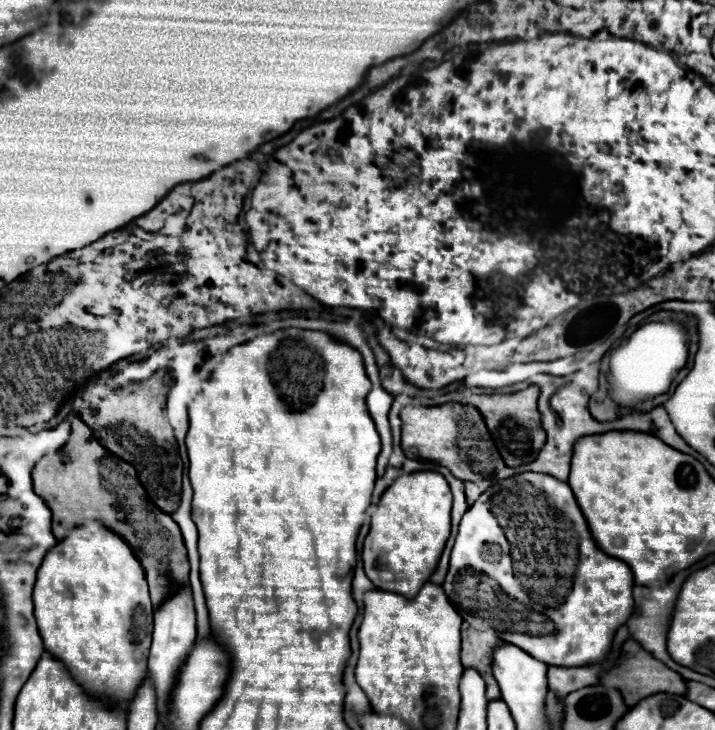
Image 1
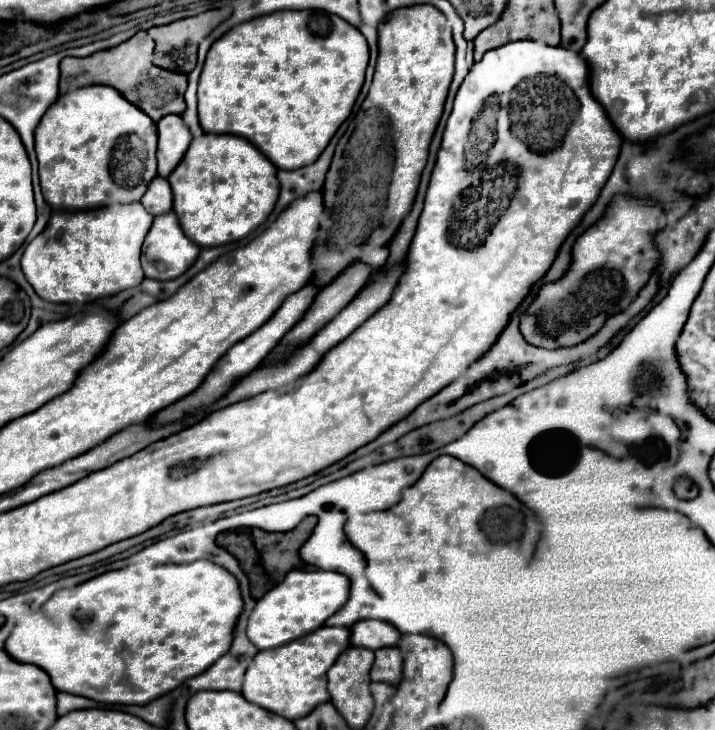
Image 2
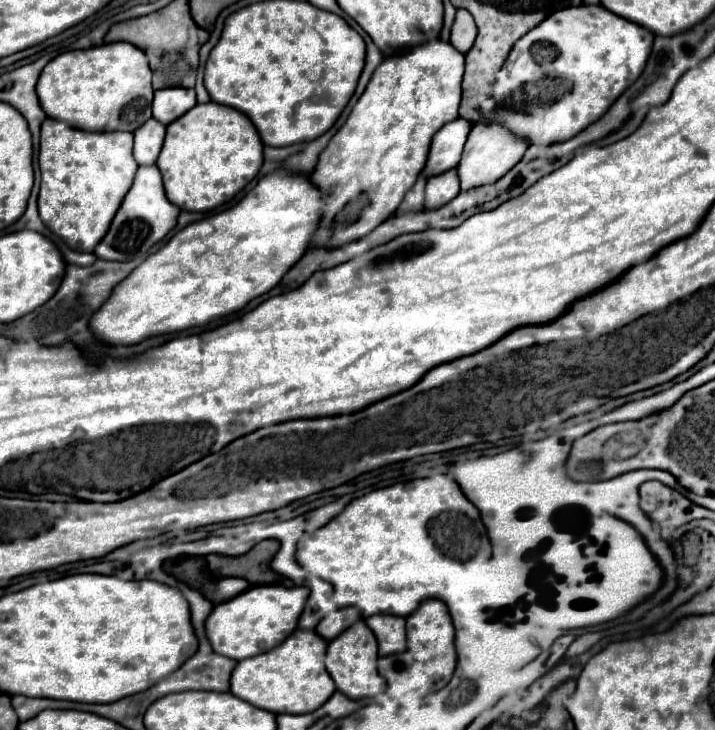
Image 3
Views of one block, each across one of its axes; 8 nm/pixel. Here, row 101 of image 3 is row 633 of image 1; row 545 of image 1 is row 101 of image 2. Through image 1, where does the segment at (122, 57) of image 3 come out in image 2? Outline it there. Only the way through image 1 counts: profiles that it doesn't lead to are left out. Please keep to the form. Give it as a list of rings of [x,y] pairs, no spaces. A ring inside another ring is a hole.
[[[84,86],[58,96],[36,128],[44,200],[60,212],[94,210],[112,200],[120,204],[138,202],[156,176],[156,142],[156,124],[110,86]]]

